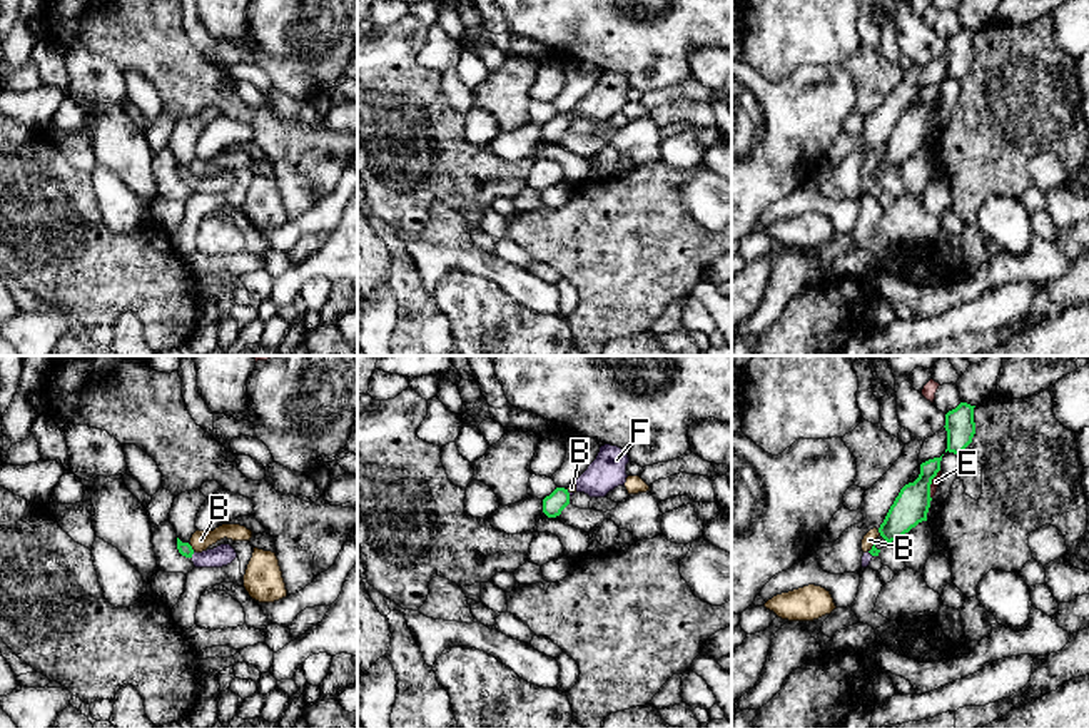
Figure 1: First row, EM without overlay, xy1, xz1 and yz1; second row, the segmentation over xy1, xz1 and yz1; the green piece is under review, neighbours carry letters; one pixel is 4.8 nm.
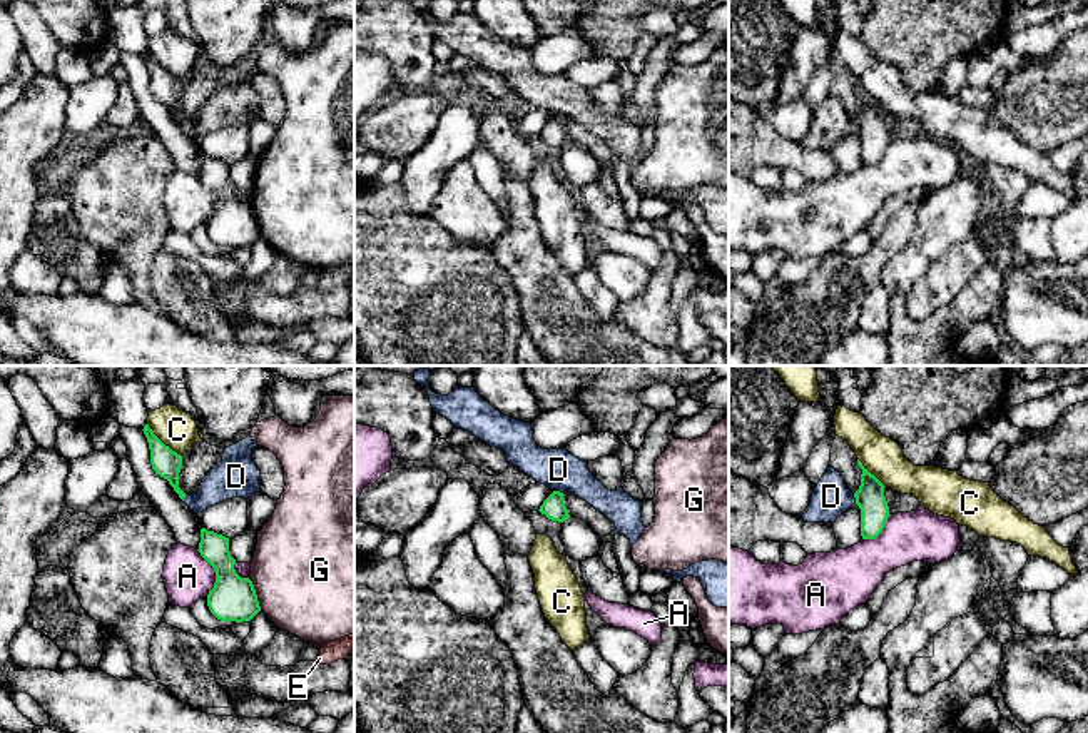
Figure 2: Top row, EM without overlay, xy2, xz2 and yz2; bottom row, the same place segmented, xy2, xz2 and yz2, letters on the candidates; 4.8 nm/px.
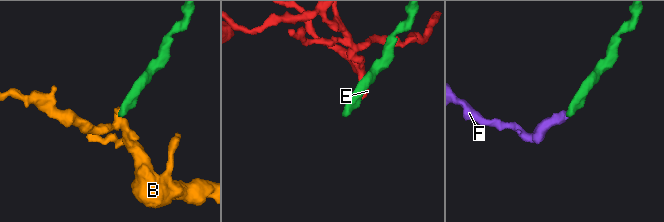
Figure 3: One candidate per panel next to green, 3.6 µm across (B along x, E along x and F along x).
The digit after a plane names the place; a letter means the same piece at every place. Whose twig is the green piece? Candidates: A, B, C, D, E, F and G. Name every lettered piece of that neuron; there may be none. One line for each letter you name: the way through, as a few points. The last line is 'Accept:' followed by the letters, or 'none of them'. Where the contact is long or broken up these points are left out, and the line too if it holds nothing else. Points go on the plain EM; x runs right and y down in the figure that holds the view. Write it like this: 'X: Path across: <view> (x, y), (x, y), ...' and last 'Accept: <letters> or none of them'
F: Path across: xy1 (186, 176), (192, 179), (222, 181)
Accept: F

